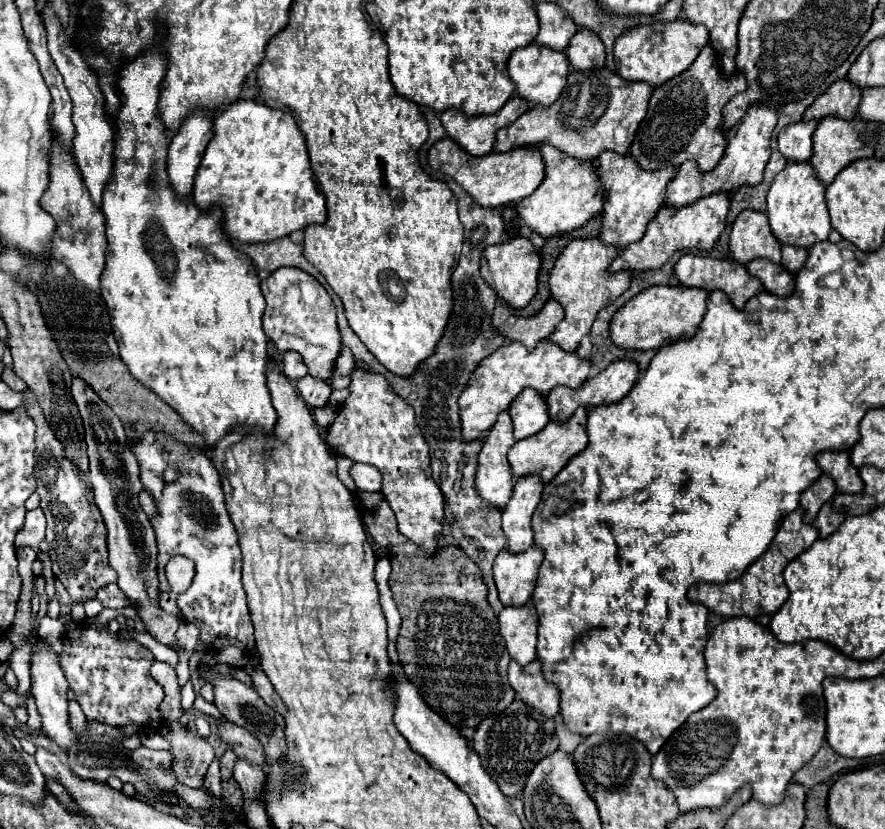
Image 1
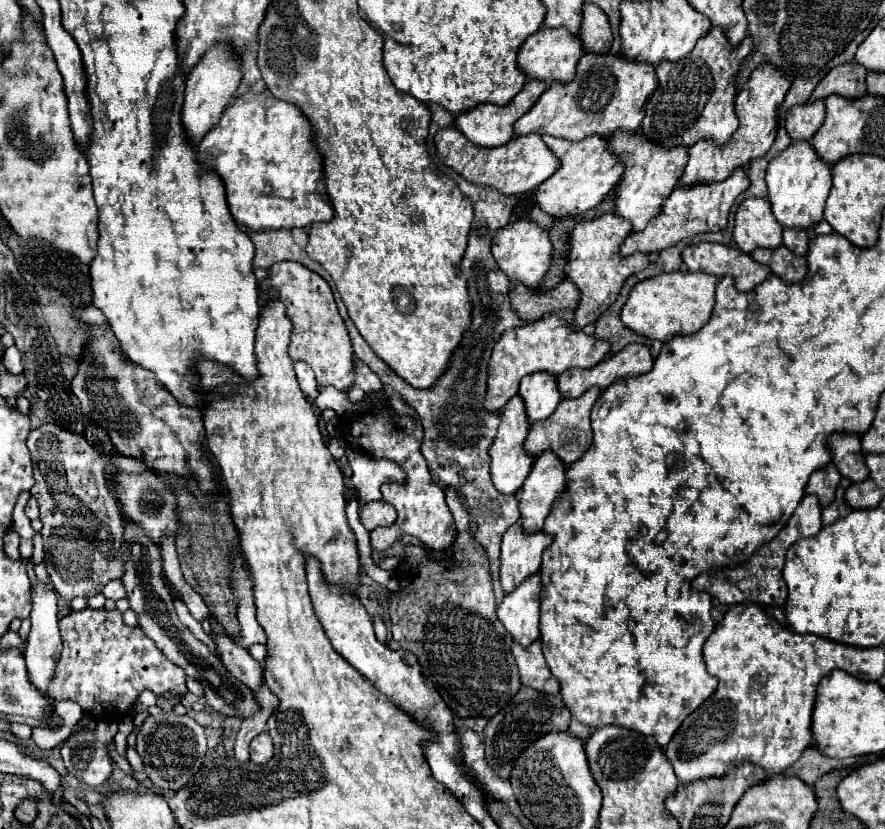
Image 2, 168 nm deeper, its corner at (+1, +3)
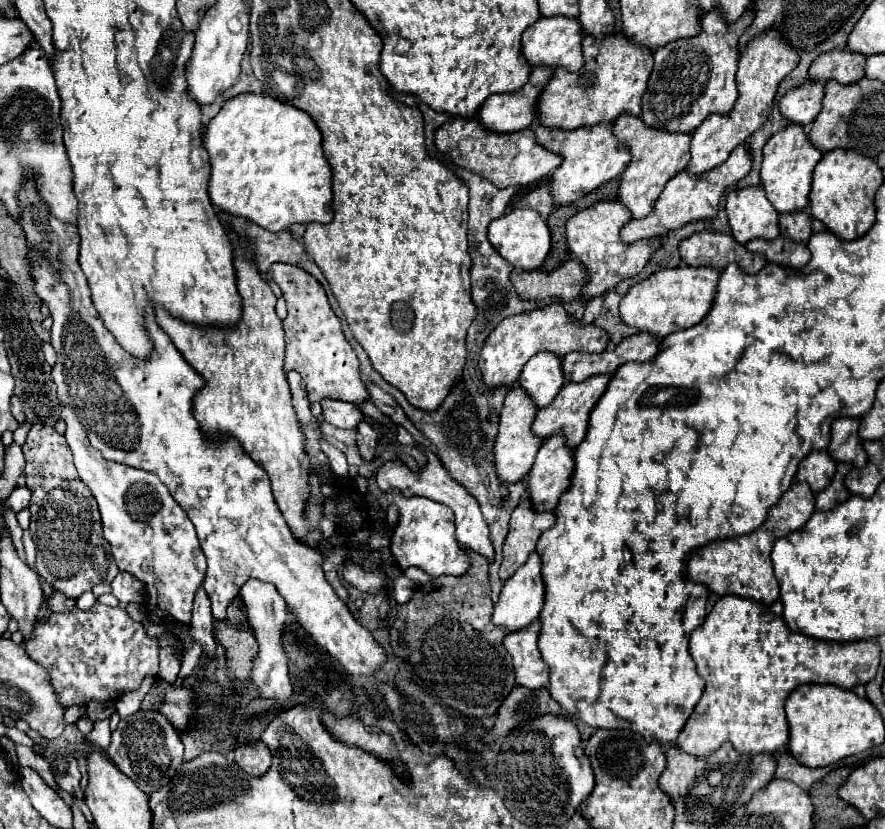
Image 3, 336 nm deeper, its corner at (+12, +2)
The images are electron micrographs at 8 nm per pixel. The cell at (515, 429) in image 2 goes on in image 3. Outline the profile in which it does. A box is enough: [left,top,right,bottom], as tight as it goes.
[494,383,544,483]

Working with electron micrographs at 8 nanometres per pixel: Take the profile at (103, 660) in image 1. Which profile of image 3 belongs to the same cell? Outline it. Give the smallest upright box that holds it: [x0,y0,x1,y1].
[24,603,158,707]

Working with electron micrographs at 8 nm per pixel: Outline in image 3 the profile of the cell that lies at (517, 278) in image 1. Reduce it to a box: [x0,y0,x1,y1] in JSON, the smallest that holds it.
[488,207,552,271]

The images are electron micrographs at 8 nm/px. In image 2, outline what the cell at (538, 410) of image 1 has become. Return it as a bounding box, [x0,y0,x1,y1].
[519,374,561,422]

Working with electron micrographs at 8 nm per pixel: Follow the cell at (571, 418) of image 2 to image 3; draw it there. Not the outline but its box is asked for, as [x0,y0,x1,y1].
[532,375,610,447]

